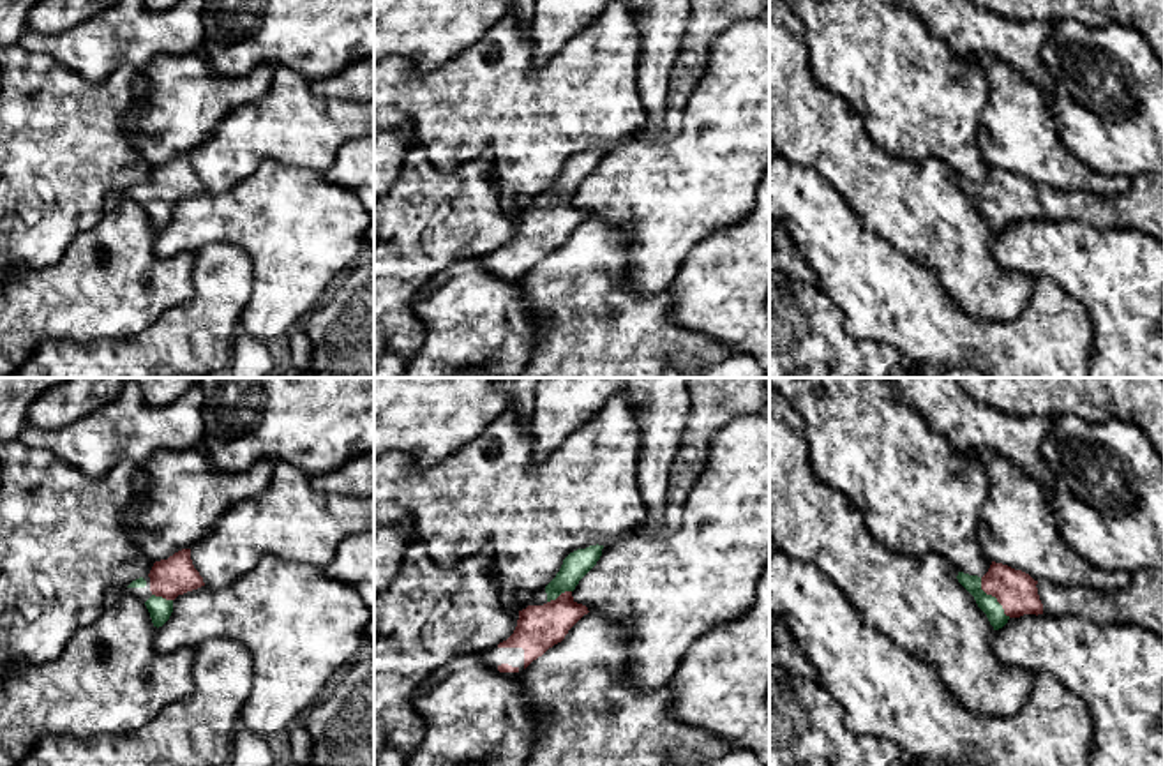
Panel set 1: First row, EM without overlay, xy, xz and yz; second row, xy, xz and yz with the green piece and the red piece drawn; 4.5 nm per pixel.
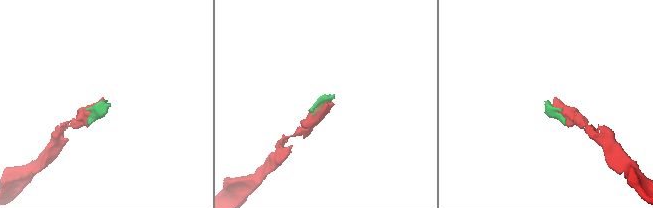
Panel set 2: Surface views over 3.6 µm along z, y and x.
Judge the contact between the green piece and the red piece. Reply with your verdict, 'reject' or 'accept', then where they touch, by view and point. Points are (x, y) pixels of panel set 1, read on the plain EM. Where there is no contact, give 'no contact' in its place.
accept | yz (994, 202)

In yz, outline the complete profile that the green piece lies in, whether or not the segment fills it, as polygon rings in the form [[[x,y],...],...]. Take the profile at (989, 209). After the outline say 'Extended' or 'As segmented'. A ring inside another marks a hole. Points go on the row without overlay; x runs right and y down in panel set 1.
[[[992,166],[983,182],[958,176],[957,184],[974,201],[994,235],[1002,233],[1009,222],[1043,219],[1038,185],[1022,175]]]. Extended

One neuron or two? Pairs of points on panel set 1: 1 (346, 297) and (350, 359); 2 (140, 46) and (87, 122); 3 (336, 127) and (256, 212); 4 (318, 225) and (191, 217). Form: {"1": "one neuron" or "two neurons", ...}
{"1": "one neuron", "2": "two neurons", "3": "two neurons", "4": "one neuron"}

